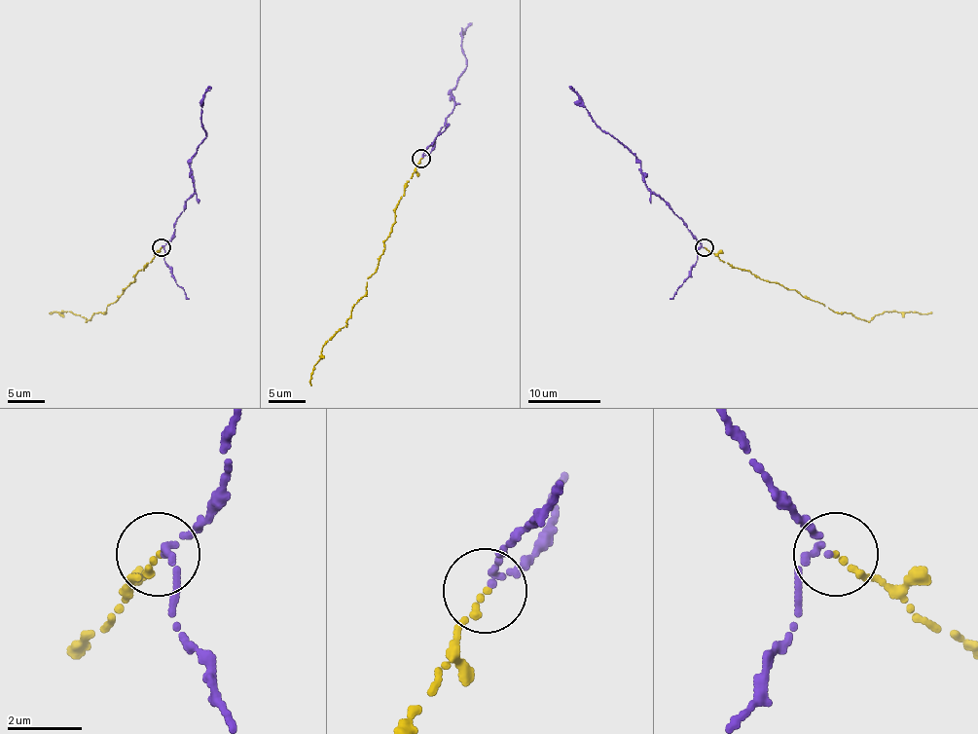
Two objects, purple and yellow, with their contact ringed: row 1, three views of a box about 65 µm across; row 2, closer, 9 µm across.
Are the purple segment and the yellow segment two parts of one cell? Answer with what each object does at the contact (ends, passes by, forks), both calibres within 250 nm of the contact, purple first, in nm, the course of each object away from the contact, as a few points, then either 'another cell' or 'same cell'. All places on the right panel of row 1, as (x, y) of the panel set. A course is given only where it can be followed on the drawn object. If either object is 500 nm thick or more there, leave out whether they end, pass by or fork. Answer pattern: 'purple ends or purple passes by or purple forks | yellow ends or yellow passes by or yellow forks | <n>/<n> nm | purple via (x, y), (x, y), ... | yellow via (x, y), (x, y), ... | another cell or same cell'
purple passes by | yellow ends | 130/160 nm | purple via (703, 247), (686, 224), (644, 182), (641, 162), (596, 124), (579, 94), (569, 86) | yellow via (705, 247), (732, 266), (796, 290), (840, 313), (869, 320), (884, 311), (931, 311) | same cell

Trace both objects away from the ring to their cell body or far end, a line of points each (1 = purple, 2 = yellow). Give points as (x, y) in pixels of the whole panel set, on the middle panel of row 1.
1: (422, 157), (432, 149), (453, 107), (450, 94), (466, 67), (461, 49), (462, 32), (470, 23)
2: (420, 159), (405, 186), (377, 270), (366, 282), (366, 293), (322, 347), (311, 385)

